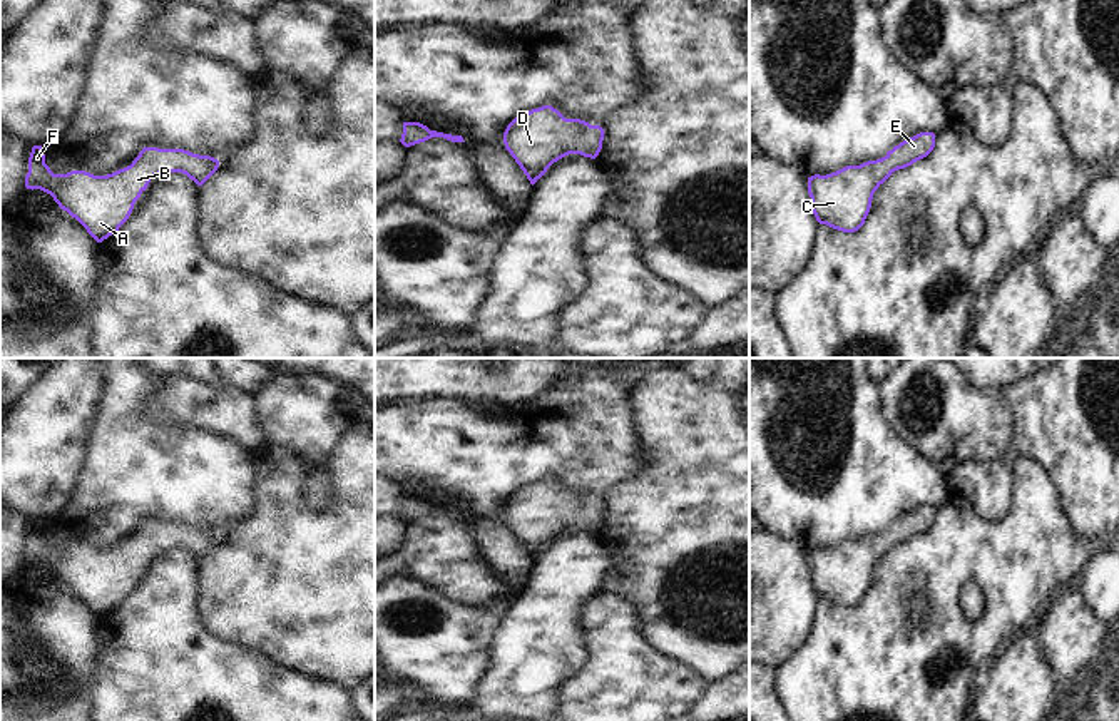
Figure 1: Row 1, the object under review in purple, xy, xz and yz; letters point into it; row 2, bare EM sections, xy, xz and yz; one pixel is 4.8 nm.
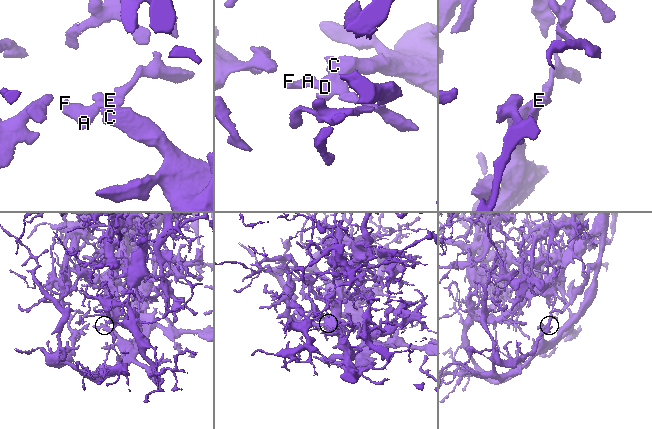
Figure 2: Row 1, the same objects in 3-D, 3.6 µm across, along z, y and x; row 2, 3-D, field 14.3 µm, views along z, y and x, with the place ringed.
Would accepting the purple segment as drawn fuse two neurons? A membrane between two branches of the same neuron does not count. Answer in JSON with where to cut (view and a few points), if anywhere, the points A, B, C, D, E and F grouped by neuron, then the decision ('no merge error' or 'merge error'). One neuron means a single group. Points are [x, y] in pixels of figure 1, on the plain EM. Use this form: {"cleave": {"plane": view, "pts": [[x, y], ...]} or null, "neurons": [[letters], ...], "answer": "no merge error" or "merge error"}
{"cleave": null, "neurons": [["A", "B", "C", "D", "E", "F"]], "answer": "no merge error"}

